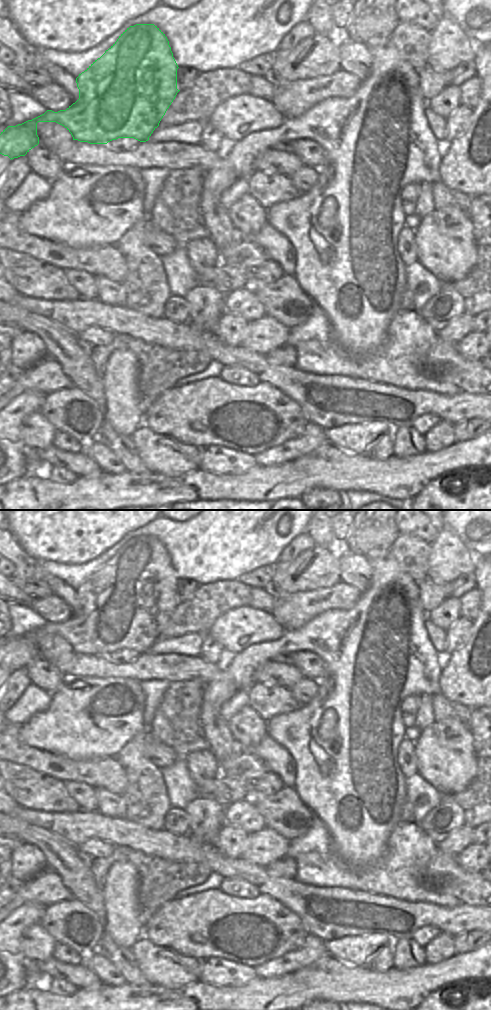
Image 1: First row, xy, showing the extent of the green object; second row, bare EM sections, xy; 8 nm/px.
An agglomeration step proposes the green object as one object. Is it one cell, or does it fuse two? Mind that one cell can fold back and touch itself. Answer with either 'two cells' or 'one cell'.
one cell

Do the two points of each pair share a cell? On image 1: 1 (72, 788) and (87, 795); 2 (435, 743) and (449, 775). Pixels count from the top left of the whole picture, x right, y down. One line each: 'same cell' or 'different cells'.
1: same cell
2: same cell

